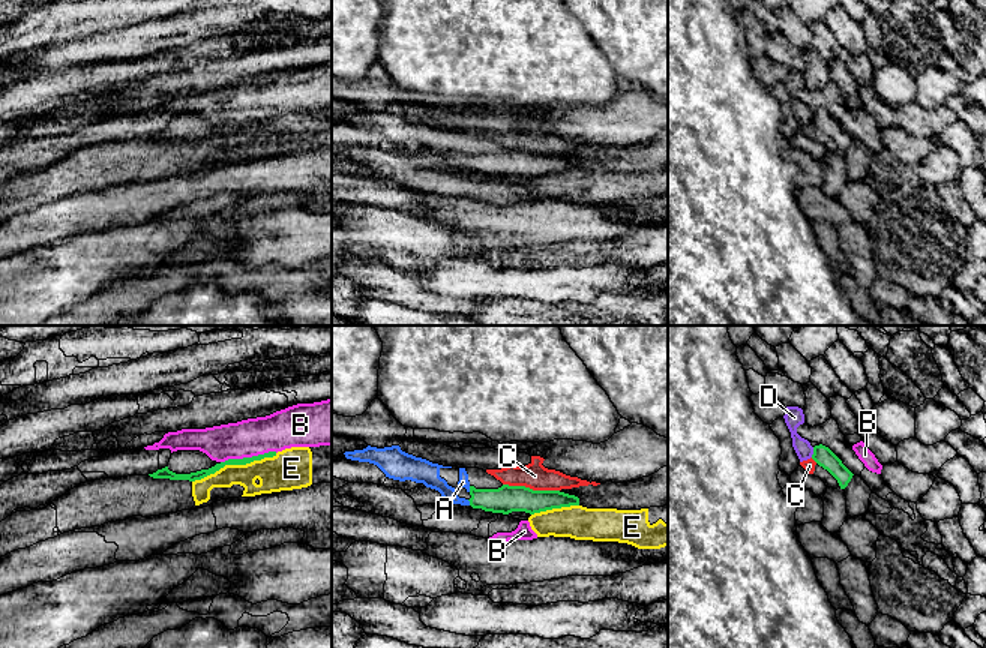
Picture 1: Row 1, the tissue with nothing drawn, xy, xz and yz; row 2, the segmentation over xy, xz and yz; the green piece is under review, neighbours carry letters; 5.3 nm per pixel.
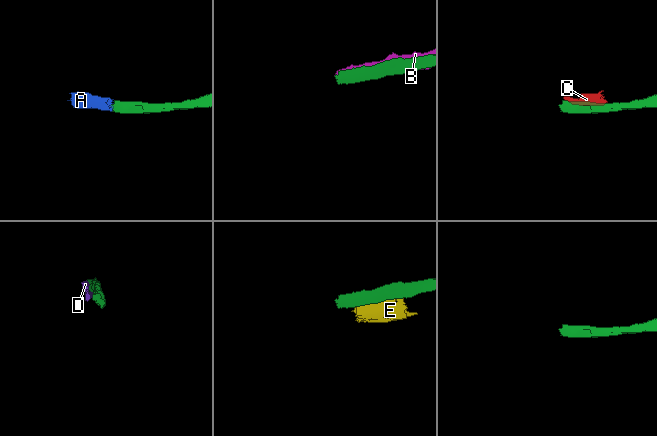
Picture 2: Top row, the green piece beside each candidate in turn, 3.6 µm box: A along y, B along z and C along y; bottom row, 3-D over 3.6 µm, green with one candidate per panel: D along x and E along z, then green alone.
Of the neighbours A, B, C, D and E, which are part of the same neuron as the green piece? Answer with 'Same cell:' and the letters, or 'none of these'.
Same cell: A

